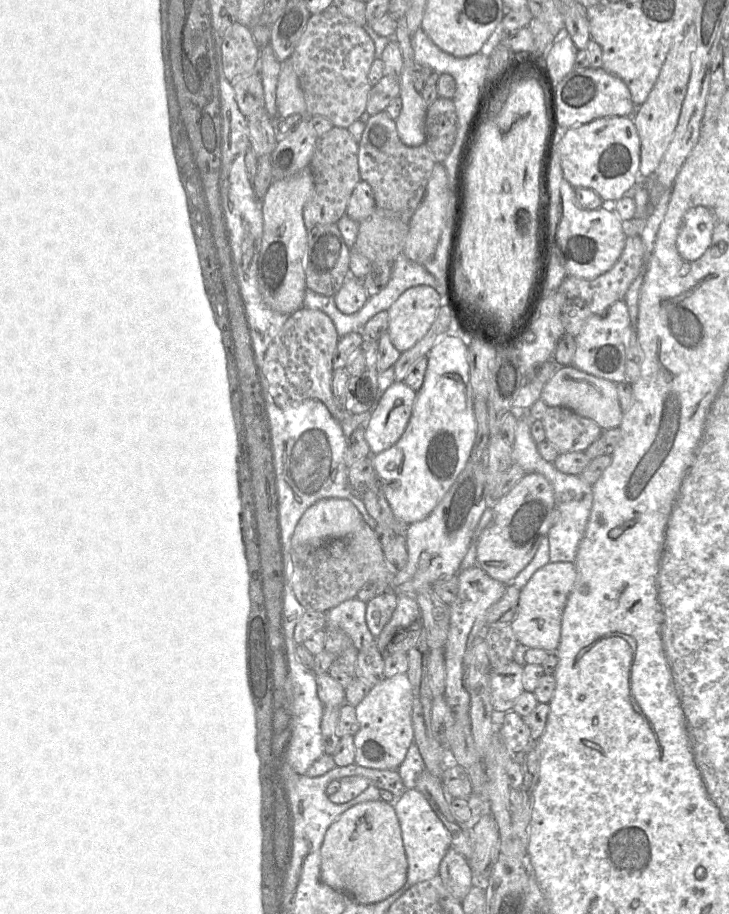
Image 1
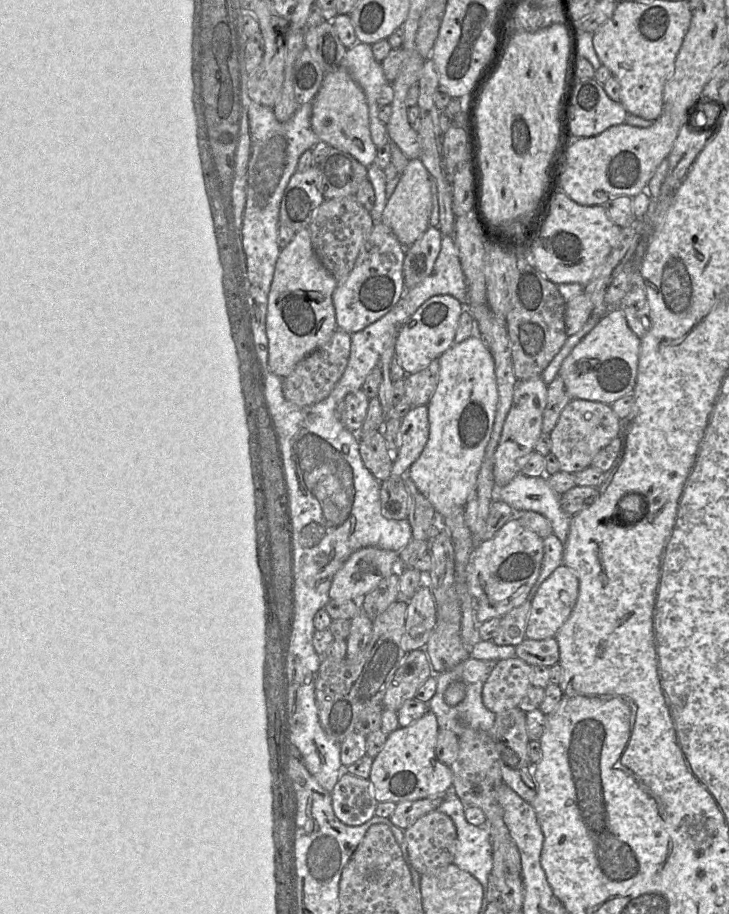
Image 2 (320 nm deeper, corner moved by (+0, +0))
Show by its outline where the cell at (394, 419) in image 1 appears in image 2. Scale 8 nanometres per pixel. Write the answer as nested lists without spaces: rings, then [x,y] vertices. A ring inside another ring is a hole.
[[[428,406],[413,407],[401,421],[392,475],[405,476],[429,439]]]

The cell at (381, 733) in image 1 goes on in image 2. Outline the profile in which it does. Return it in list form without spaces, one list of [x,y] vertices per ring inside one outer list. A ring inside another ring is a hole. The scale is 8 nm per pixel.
[[[430,709],[417,721],[399,727],[388,735],[383,749],[373,759],[369,776],[378,802],[399,803],[423,798],[445,798],[452,790],[451,768],[441,763],[435,755],[439,732],[436,715]]]

